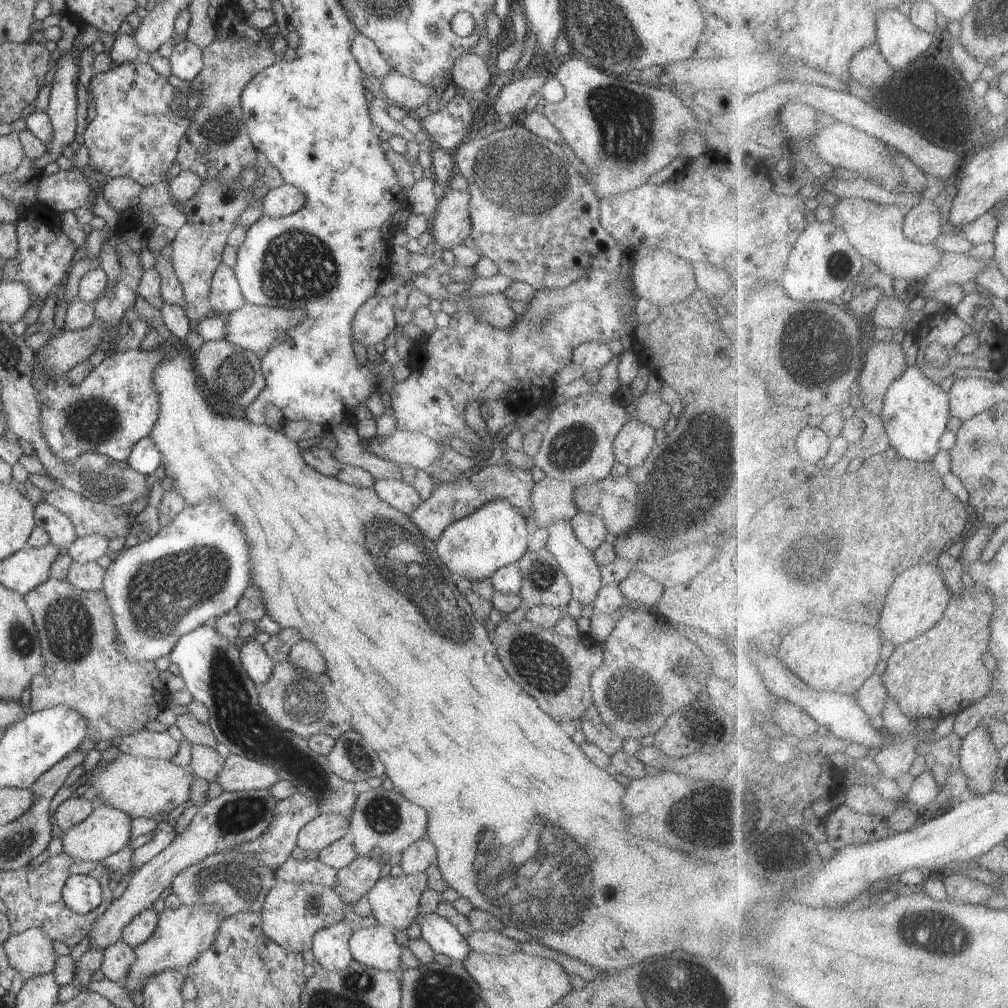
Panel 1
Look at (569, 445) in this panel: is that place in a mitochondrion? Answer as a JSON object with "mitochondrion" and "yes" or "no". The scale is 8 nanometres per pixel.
{"mitochondrion":"yes"}

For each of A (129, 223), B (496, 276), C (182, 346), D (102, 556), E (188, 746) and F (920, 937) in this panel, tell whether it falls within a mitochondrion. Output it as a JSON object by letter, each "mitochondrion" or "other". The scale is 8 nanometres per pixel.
{"A":"other","B":"other","C":"other","D":"other","E":"other","F":"mitochondrion"}

